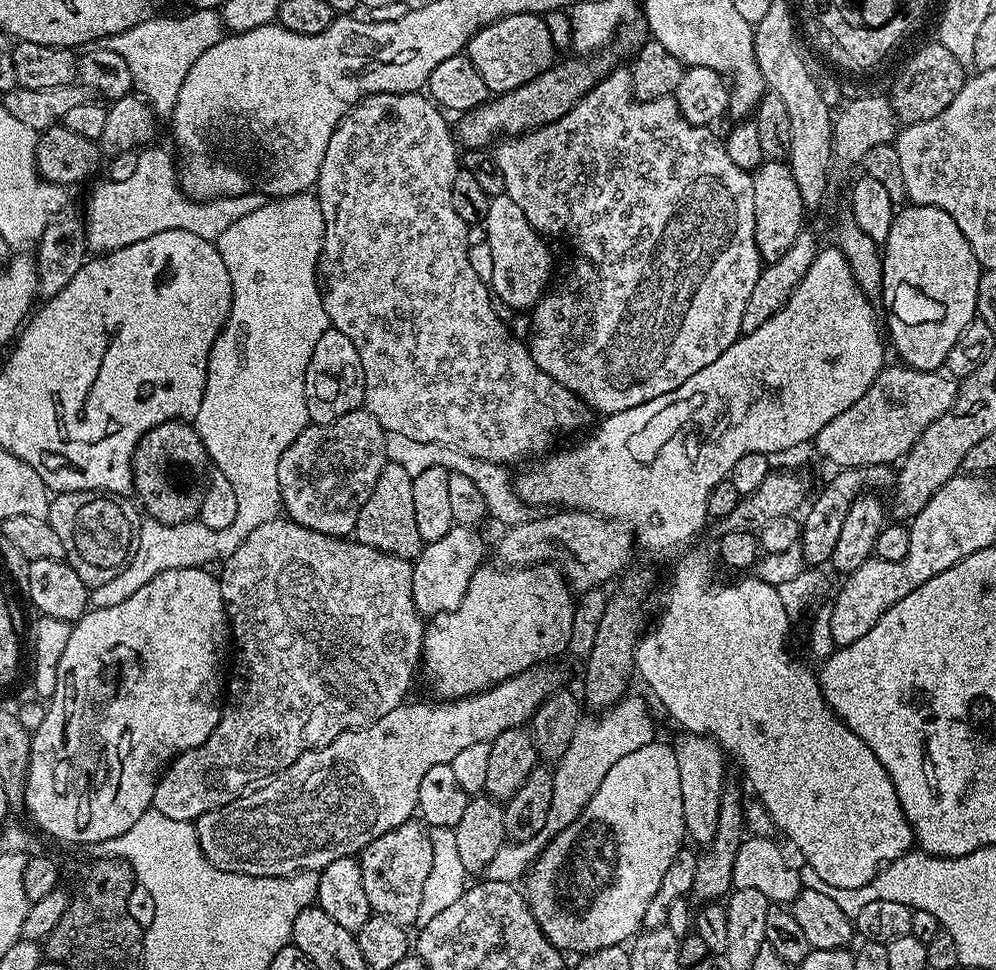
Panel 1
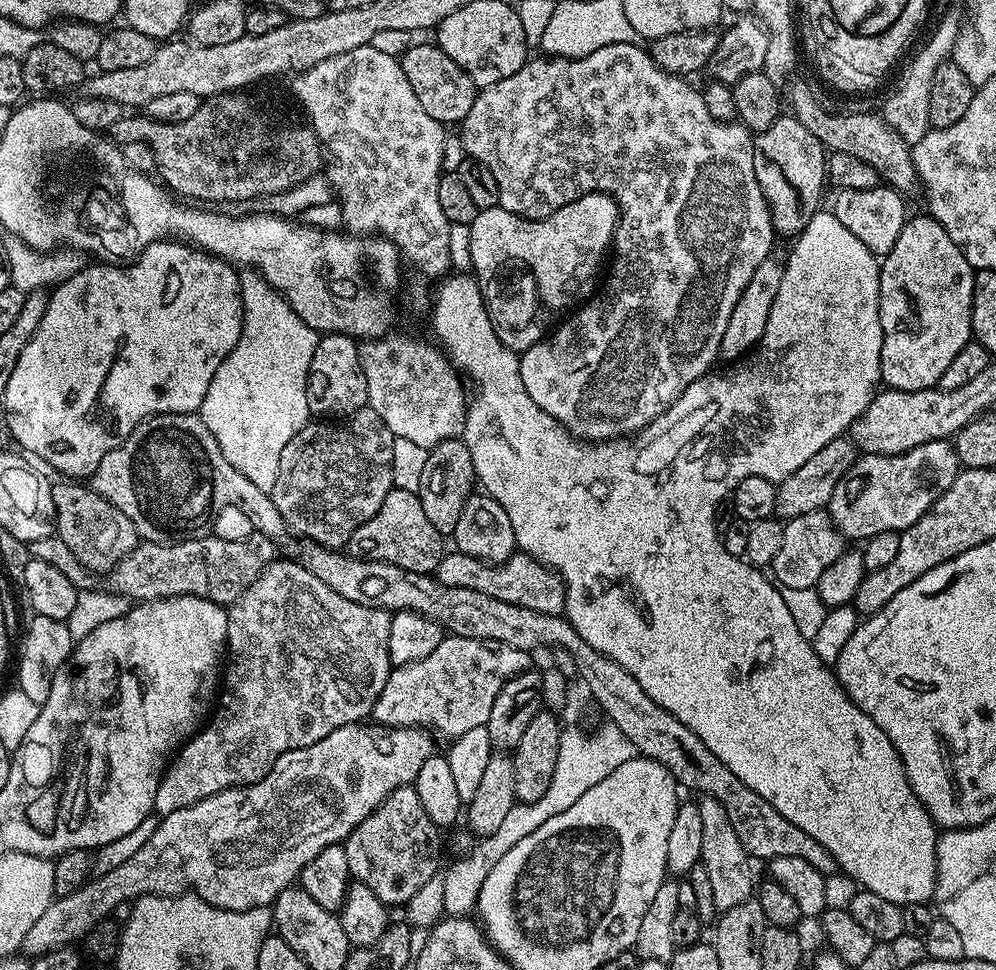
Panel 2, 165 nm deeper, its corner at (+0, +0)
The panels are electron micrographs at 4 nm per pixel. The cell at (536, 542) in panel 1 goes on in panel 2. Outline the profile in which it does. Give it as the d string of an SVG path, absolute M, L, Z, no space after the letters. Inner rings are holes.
M457 550L445 551L440 565L436 567L435 579L448 588L469 588L498 598L526 610L538 610L538 614L558 616L564 612L564 581L546 564L541 564L527 552L516 550L508 560L488 563Z

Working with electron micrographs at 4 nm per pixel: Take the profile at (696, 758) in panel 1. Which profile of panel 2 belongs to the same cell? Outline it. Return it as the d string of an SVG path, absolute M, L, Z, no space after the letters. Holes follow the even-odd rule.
M704 796L699 801L702 814L702 854L700 863L710 877L710 887L714 893L714 906L720 912L738 906L740 902L753 899L754 884L752 888L752 864L747 850L738 842L738 834L730 822L730 814L726 814L726 806L715 800L713 796Z

